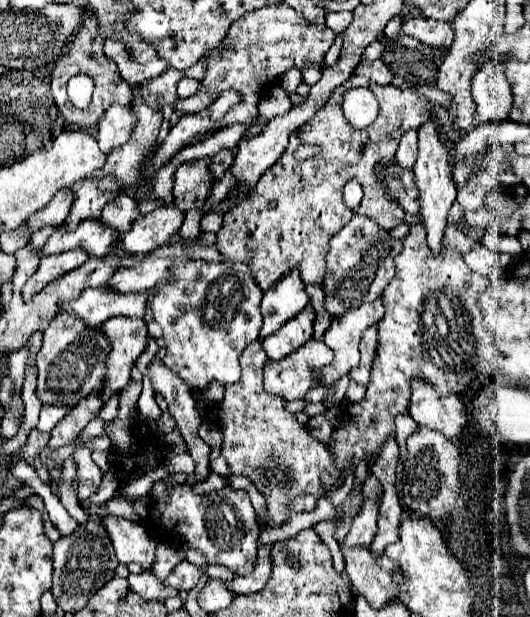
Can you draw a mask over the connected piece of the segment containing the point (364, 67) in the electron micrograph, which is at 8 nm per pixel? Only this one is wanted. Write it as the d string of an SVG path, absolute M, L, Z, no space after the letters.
M383 59L361 61L361 63L355 67L355 73L367 75L371 81L375 81L375 83L379 83L379 85L387 85L387 83L391 83L391 79L393 79L393 73L391 73L391 69L383 63Z

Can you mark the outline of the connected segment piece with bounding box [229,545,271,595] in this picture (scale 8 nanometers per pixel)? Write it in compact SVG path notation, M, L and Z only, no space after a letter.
M263 545L263 547L259 547L259 553L257 553L257 561L255 561L253 571L249 575L231 579L229 581L229 589L233 593L243 593L243 595L261 591L267 585L269 575L271 575L271 547L269 545Z

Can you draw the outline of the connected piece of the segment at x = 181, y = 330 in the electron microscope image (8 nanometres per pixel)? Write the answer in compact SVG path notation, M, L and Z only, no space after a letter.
M189 263L185 267L173 267L173 279L169 279L169 283L165 283L165 287L159 287L153 295L153 301L151 301L151 311L153 311L153 319L163 327L163 339L167 343L167 355L165 355L165 365L169 369L173 369L181 379L187 381L187 385L191 387L191 391L195 389L203 389L207 387L211 381L221 381L223 385L229 385L229 383L235 383L239 381L239 375L241 375L241 365L239 365L239 357L243 353L243 349L255 341L259 337L259 331L261 331L261 325L263 325L263 315L261 315L261 297L263 297L263 291L261 287L257 285L253 273L251 273L251 265L249 263L233 263L233 265L223 265L223 263Z

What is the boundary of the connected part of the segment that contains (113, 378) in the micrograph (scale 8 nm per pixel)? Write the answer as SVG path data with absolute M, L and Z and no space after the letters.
M113 317L101 325L101 331L111 343L109 359L105 361L105 383L99 393L99 399L107 403L127 385L131 367L147 345L147 325L143 319Z

